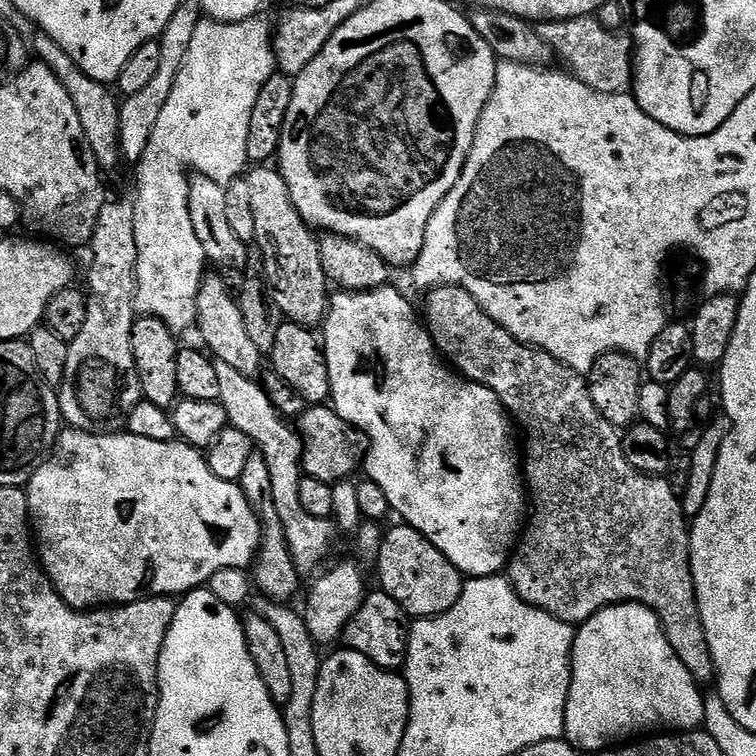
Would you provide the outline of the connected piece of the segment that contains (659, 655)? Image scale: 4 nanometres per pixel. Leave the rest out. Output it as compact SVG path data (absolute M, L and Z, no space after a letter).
M635 602L611 604L576 628L576 641L572 643L572 685L566 702L564 736L577 749L585 748L592 754L599 754L604 748L657 730L671 734L699 729L705 723L705 693L700 692L700 688L701 685L690 674L690 670L686 670L682 658L678 658L674 646L670 646L664 625L652 609Z

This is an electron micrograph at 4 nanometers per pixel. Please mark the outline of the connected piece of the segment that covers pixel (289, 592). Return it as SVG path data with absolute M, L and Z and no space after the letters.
M253 451L238 482L260 517L261 541L260 551L254 561L254 569L256 568L255 583L257 585L260 583L259 591L272 600L291 601L290 598L295 594L296 587L299 586L300 579L302 579L302 573L294 562L292 551L288 549L288 535L285 532L281 515L278 514L277 504L274 502L270 470L261 451Z

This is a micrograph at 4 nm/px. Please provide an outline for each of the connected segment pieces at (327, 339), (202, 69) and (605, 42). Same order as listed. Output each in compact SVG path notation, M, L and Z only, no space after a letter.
M393 286L375 288L369 292L351 292L340 290L331 297L328 311L322 321L322 347L324 360L328 363L330 374L331 407L343 423L359 428L370 441L368 455L362 465L365 473L371 474L370 478L378 486L382 486L382 494L386 494L386 500L390 502L392 512L400 515L407 527L418 530L426 536L441 554L468 578L477 576L494 576L503 573L509 567L510 557L517 547L518 537L522 532L522 525L526 520L526 480L522 475L522 456L516 453L516 440L512 437L513 421L503 402L484 384L478 384L469 380L453 370L442 359L435 341L427 327L416 317L412 304Z
M251 16L242 22L218 22L201 18L198 30L194 30L194 39L190 41L190 50L178 70L174 90L170 90L170 98L166 98L162 114L158 114L155 136L164 147L164 156L184 165L185 169L193 173L204 175L225 186L231 185L233 180L241 179L249 167L250 126L258 96L262 94L266 82L270 82L270 78L278 72L274 24L266 16Z
M592 14L587 16L572 17L569 20L551 21L543 29L545 38L551 46L553 53L560 56L569 64L571 75L581 80L586 86L590 86L595 92L604 92L607 96L624 94L633 87L634 84L634 40L631 35L623 36L623 31L607 28L602 22Z

